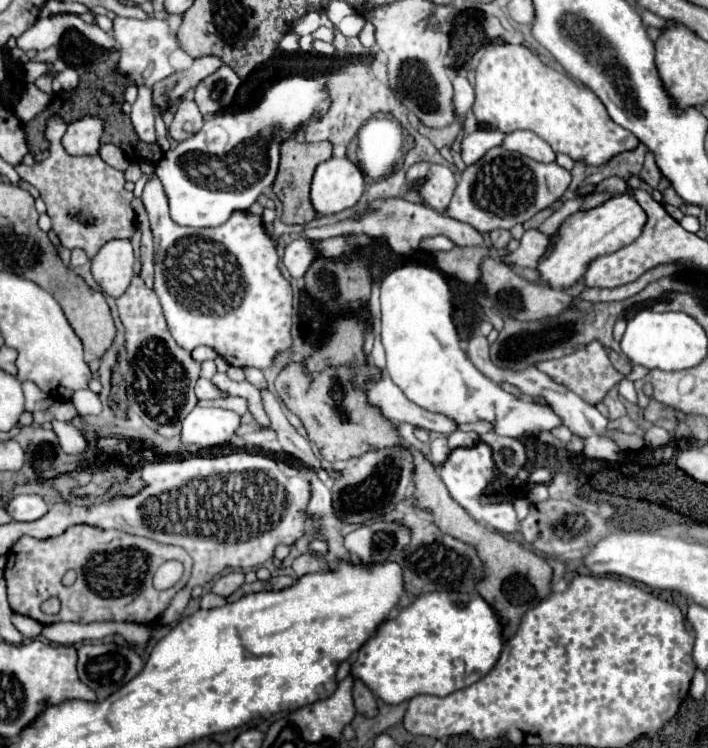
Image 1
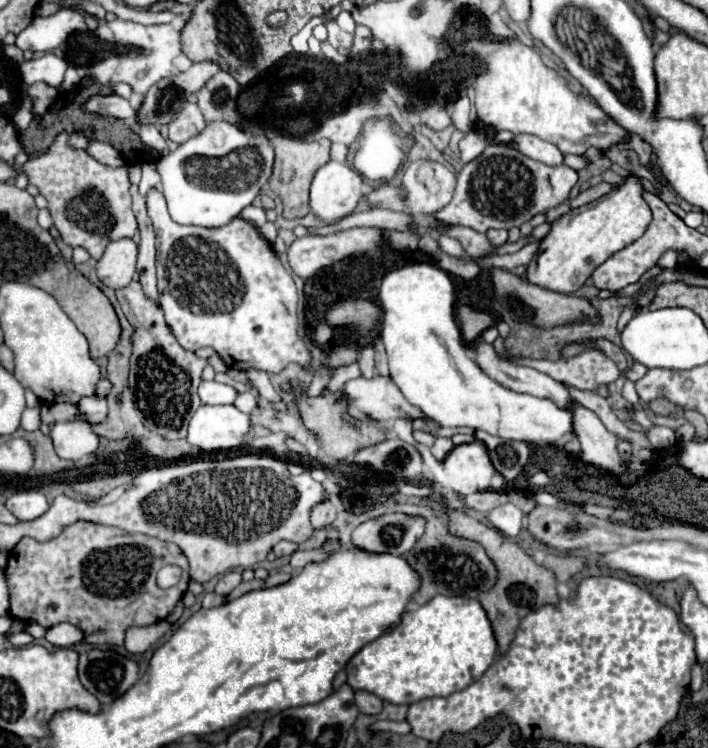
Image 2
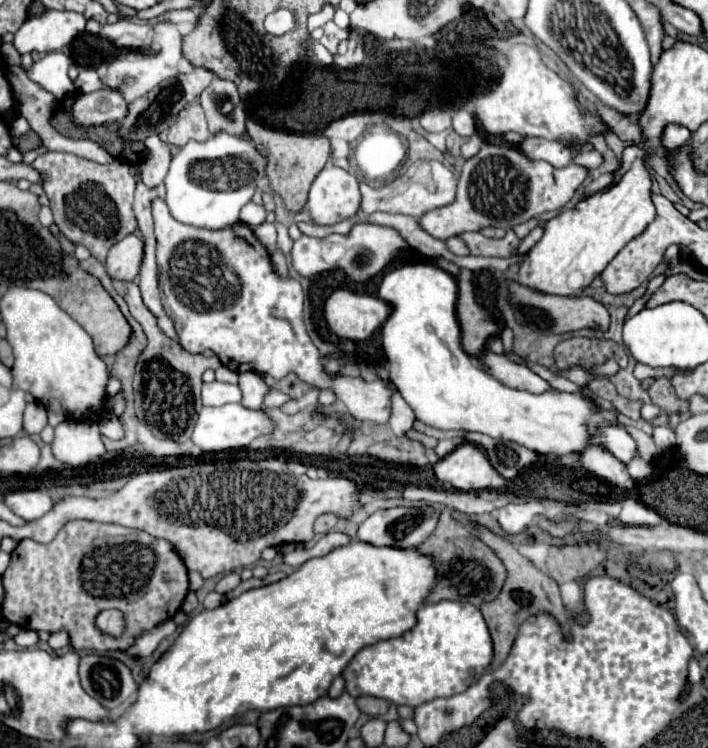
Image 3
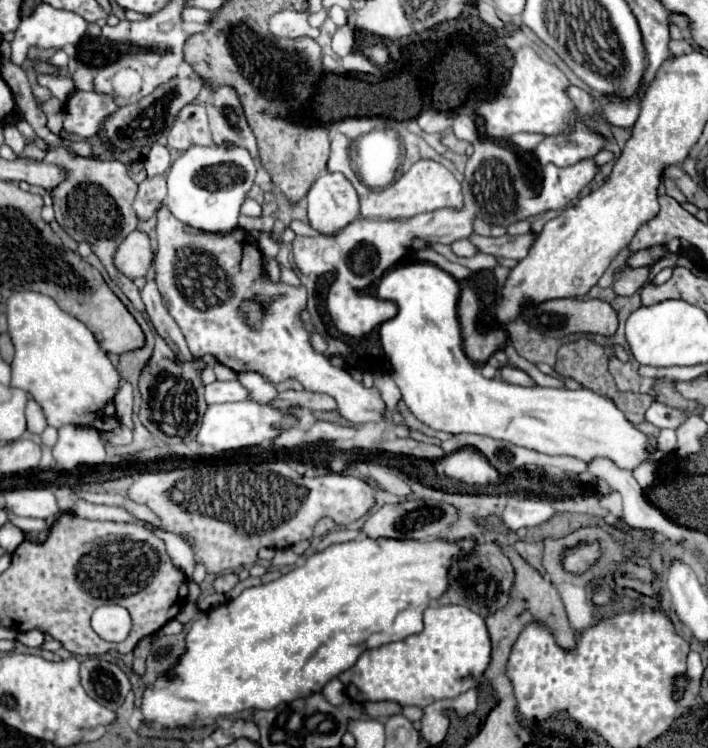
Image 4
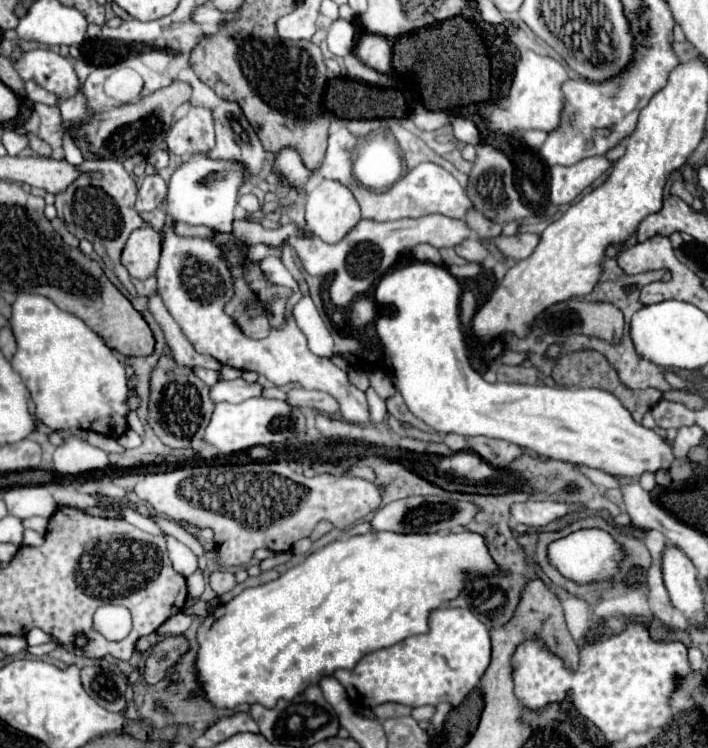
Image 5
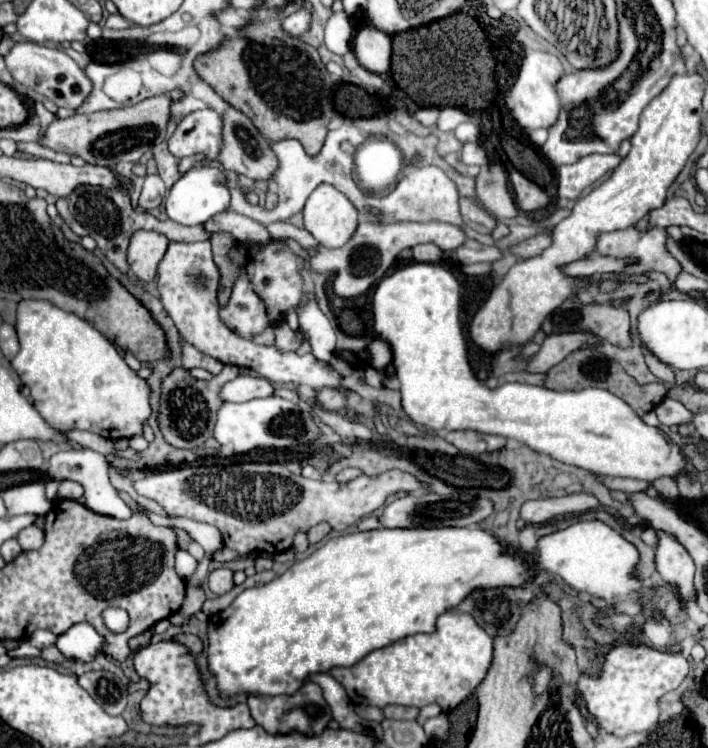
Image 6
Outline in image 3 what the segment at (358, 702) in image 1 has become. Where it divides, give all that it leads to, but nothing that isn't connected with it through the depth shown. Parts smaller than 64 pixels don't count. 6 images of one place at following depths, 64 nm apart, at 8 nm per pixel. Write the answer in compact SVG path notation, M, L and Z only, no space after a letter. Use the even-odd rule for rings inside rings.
M358 696L356 704L358 704L360 712L364 712L368 716L382 716L388 712L388 702L374 698L374 696Z

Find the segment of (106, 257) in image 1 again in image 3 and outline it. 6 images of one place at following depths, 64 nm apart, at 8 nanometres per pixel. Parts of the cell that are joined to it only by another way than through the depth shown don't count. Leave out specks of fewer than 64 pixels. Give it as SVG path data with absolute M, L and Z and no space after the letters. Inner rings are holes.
M134 234L126 236L124 240L116 242L106 258L106 270L112 280L130 282L138 276L140 260L142 260L142 240Z

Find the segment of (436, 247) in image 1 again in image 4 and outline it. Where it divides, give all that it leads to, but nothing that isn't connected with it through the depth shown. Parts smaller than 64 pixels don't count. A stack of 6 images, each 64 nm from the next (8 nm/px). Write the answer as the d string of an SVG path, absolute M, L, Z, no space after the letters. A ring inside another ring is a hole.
M456 240L450 244L450 248L456 256L474 256L476 254L476 248L472 248L470 240Z

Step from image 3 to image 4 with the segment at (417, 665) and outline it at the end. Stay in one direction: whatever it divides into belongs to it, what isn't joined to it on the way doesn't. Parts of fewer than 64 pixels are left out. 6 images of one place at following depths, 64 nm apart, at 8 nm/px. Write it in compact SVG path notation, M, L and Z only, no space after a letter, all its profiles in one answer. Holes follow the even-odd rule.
M428 606L424 630L400 642L390 642L360 654L356 664L338 678L346 684L348 698L360 702L392 700L400 706L424 708L440 698L456 698L476 686L490 664L490 636L484 618L468 606Z

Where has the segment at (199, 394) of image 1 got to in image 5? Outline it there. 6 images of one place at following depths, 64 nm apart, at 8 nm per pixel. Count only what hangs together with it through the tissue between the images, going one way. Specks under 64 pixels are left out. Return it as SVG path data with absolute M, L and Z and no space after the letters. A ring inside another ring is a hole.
M218 380L210 388L212 402L240 402L254 396L260 396L262 386L260 384L248 384L246 380Z

